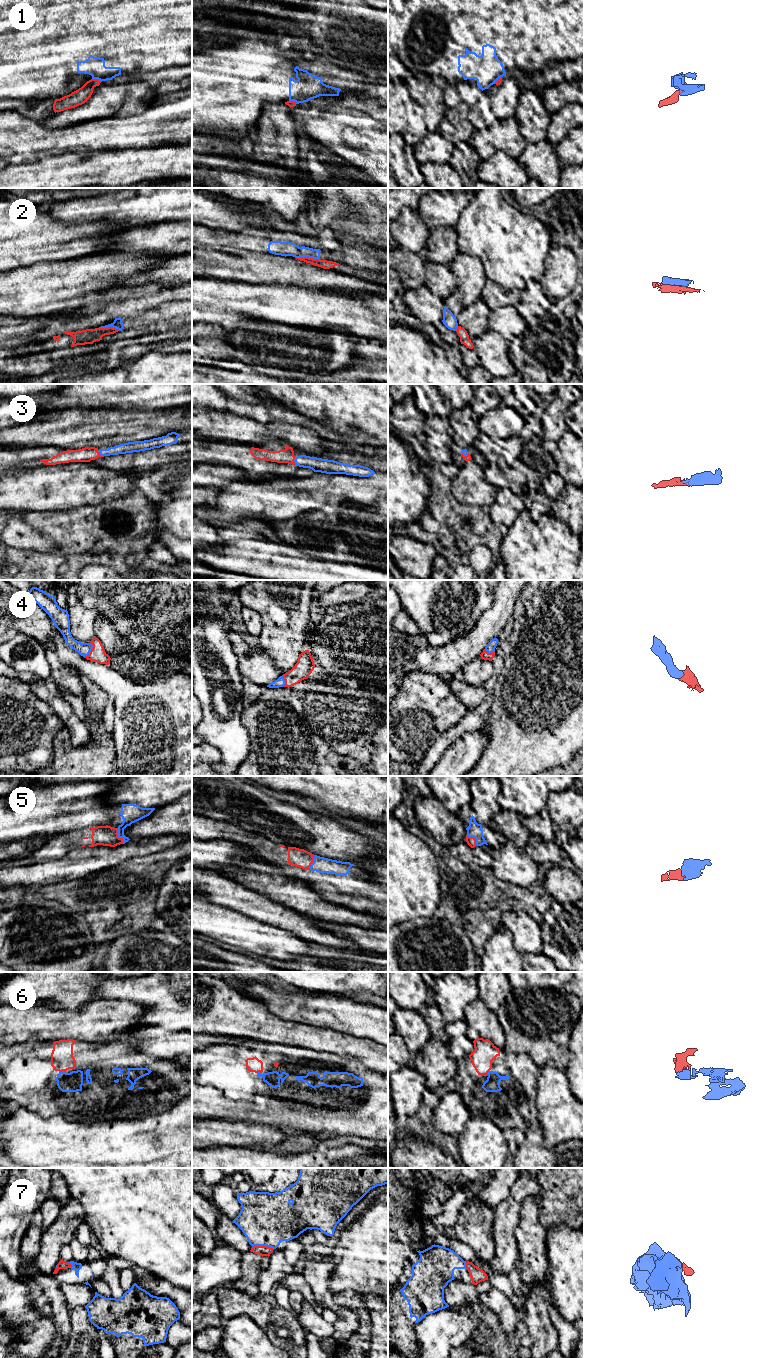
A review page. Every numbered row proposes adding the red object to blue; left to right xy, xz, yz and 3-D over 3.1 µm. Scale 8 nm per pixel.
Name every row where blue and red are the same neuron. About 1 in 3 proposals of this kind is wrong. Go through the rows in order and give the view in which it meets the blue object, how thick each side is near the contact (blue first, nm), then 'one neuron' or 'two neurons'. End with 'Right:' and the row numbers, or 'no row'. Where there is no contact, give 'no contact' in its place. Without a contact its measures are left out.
1: xy | 160/120 nm | two neurons
2: xz | 120/70 nm | two neurons
3: xz | 110/110 nm | one neuron
4: xy | 100/120 nm | one neuron
5: xy | 160/160 nm | one neuron
6: xy | 160/180 nm | one neuron
7: xz | 420/80 nm | one neuron
Right: 3, 4, 5, 6, 7

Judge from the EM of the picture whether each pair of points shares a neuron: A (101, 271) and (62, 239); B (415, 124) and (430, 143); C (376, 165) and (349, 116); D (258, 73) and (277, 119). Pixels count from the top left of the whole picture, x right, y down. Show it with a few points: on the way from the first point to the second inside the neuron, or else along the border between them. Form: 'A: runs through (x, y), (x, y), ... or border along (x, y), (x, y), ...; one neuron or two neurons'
A: border along (98, 253), (60, 261); two neurons
B: border along (438, 130), (426, 135), (413, 147); two neurons
C: runs through (375, 153), (354, 132), (353, 128); one neuron
D: border along (263, 111), (255, 124), (254, 134); two neurons

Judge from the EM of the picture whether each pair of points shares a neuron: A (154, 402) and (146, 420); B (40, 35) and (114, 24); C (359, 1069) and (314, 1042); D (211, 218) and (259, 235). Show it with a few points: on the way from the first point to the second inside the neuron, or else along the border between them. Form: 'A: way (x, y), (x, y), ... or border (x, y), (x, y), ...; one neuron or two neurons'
A: border (153, 409), (128, 410); two neurons
B: way (58, 24), (96, 24); one neuron
C: border (310, 1048), (316, 1051), (329, 1052), (333, 1055); two neurons
D: border (265, 230), (239, 229), (229, 231); two neurons

